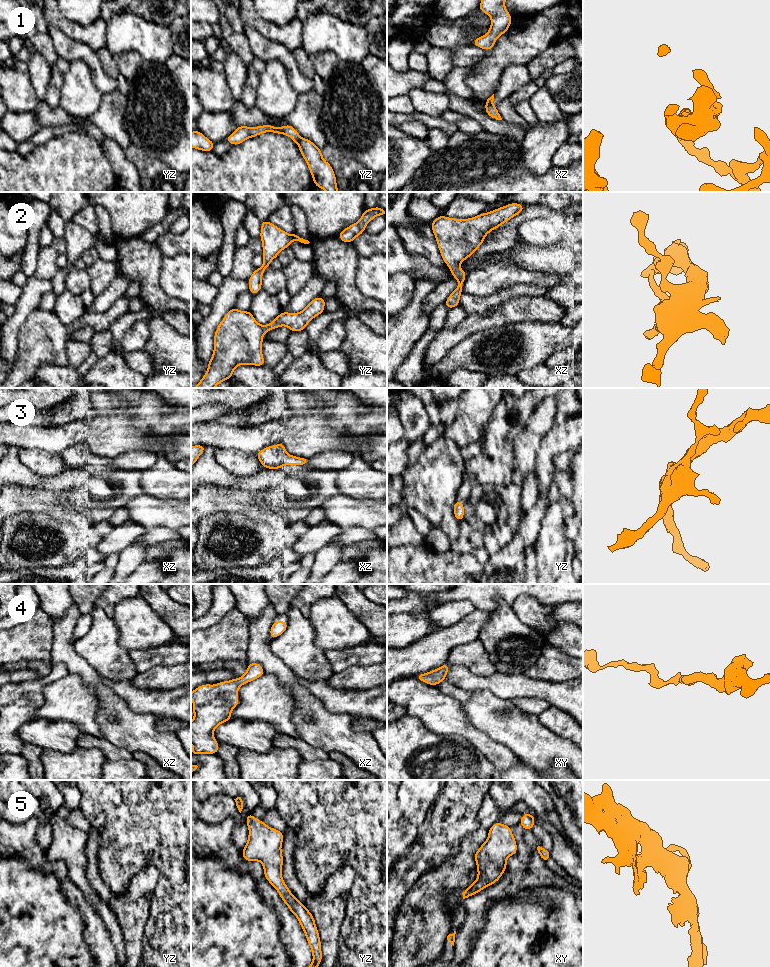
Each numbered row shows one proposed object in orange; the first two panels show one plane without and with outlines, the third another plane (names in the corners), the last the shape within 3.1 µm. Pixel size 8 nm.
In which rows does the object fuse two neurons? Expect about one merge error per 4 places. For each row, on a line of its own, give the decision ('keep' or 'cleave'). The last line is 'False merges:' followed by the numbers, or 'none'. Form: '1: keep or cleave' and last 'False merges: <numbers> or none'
1: cleave
2: keep
3: keep
4: keep
5: keep
False merges: 1

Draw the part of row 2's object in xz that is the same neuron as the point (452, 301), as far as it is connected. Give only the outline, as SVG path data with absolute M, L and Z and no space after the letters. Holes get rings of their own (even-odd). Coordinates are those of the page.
M510 203L489 213L481 213L468 219L438 216L431 223L437 245L443 261L451 270L451 275L458 280L457 288L444 303L448 309L459 306L462 285L467 273L460 269L462 261L469 258L484 242L486 235L500 227L511 218L520 214L524 205Z

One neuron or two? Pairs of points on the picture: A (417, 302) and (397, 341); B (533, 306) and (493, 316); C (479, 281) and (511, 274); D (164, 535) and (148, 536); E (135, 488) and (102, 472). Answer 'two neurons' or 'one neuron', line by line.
A: one neuron
B: one neuron
C: one neuron
D: one neuron
E: one neuron

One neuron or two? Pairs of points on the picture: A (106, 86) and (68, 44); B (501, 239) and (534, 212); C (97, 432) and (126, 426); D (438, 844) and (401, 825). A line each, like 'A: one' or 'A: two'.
A: one
B: one
C: one
D: one

